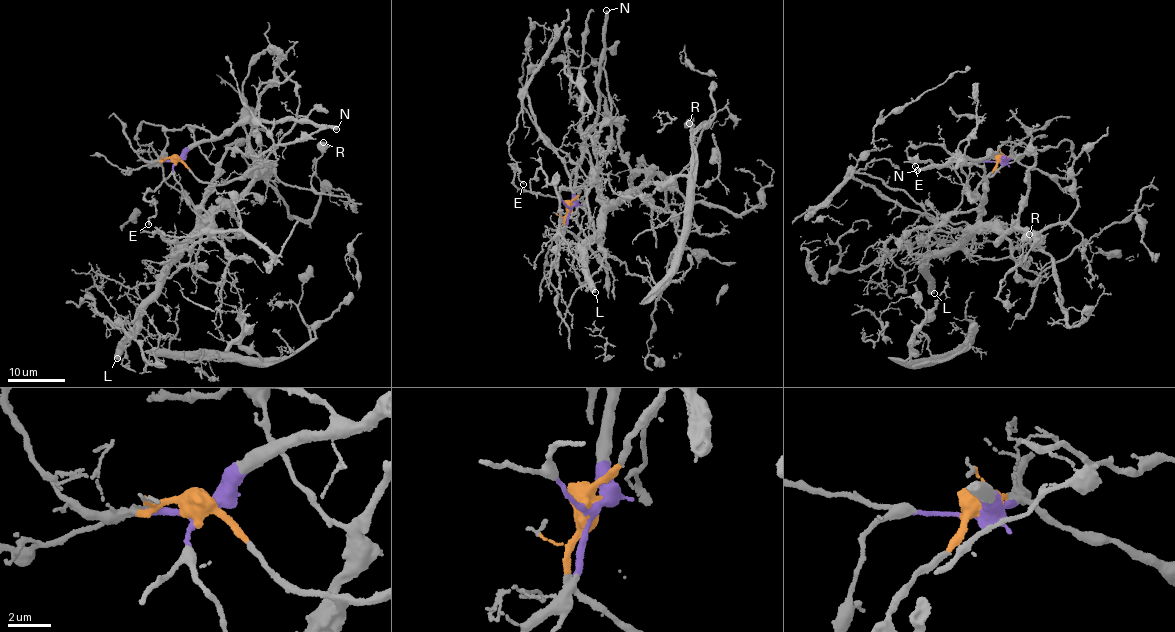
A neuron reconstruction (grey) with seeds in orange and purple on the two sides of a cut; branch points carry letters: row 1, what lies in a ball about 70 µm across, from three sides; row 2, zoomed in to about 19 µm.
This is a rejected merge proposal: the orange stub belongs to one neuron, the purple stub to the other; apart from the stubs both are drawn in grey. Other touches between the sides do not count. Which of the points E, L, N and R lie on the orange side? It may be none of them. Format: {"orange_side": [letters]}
{"orange_side": ["L", "R"]}

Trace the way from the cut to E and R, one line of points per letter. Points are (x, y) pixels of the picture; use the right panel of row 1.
E: (1001, 160), (981, 161), (931, 144), (908, 147), (906, 155), (914, 160), (915, 166)
R: (1001, 160), (977, 192), (979, 218), (1003, 235), (1021, 230), (1031, 235), (1027, 254), (1016, 267), (1030, 234)

